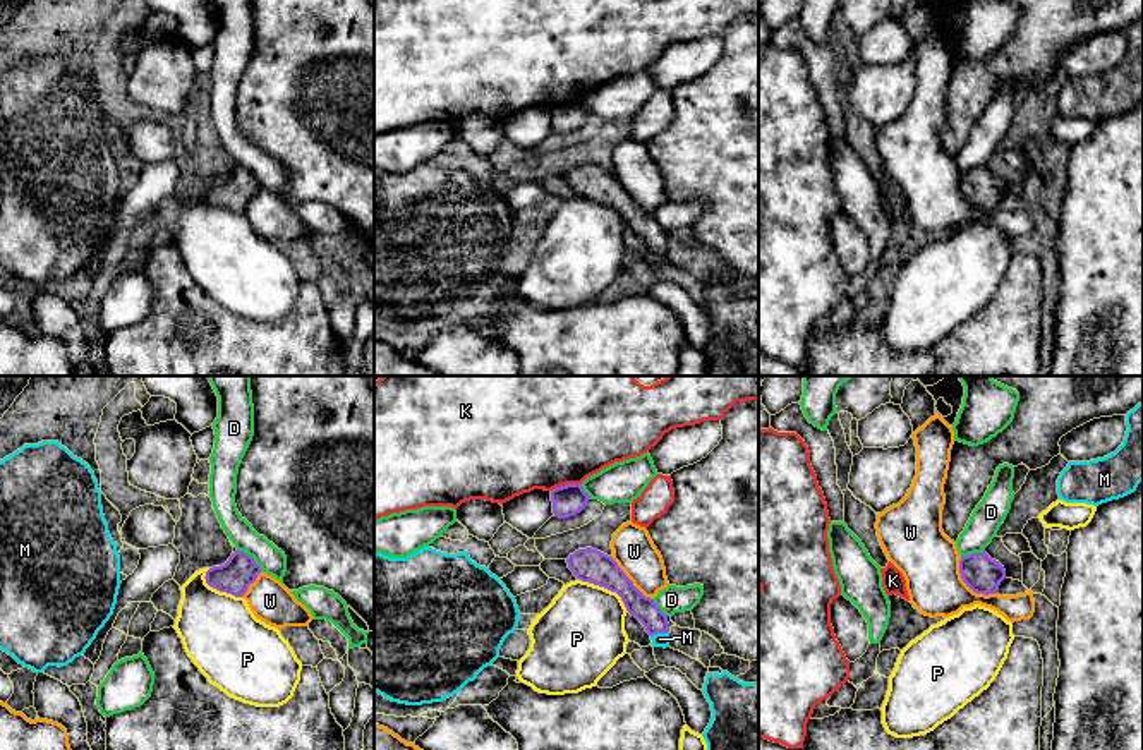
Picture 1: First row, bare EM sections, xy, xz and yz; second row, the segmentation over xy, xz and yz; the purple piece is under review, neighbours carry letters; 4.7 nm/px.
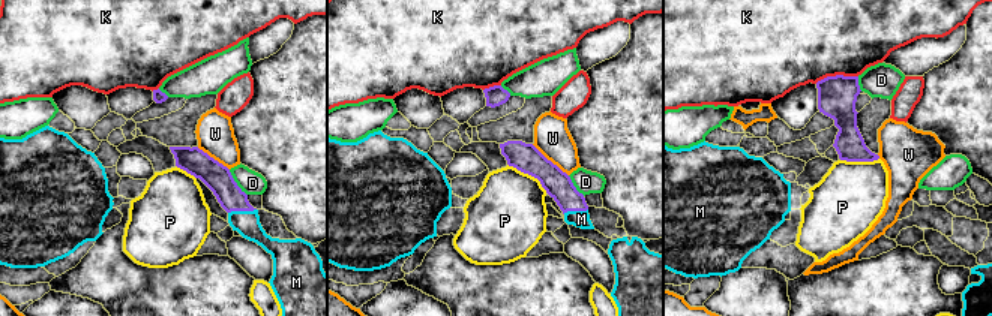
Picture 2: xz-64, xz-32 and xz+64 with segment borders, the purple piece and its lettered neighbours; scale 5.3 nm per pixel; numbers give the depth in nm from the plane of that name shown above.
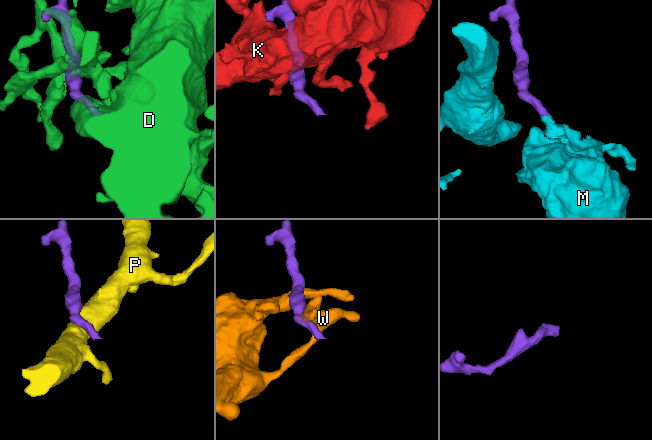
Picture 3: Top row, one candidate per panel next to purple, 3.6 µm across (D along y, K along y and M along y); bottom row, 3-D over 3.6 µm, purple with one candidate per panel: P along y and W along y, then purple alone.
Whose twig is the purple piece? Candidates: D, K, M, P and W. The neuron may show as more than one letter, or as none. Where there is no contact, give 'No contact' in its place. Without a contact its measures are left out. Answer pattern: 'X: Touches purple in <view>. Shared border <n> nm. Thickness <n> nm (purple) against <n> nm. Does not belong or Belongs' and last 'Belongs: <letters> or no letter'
D: Touches purple in xy. Shared border 170 nm. Thickness 160 nm (purple) against 130 nm. Does not belong
K: Touches purple in xz. Shared border 150 nm. Thickness 150 nm (purple) against 500 nm. Does not belong
M: Touches purple in xz. Shared border 80 nm. Thickness 110 nm (purple) against 60 nm. Belongs
P: Touches purple in xz. Shared border 280 nm. Thickness 160 nm (purple) against 400 nm. Does not belong
W: Touches purple in yz. Shared border 260 nm. Thickness 170 nm (purple) against 280 nm. Does not belong
Belongs: M

